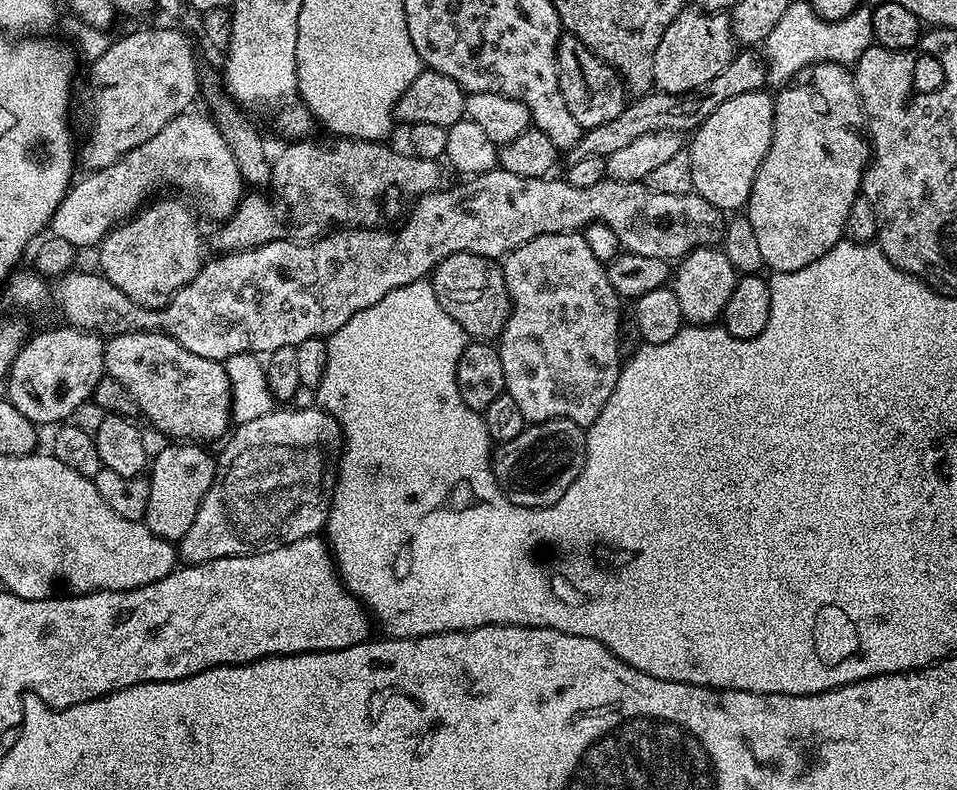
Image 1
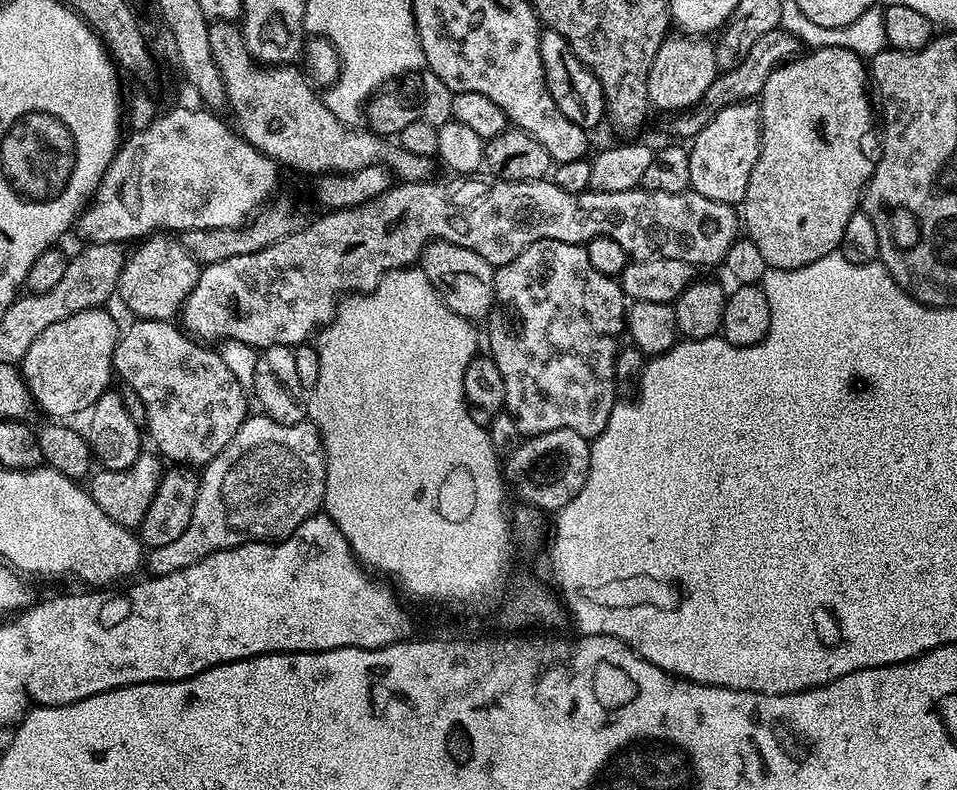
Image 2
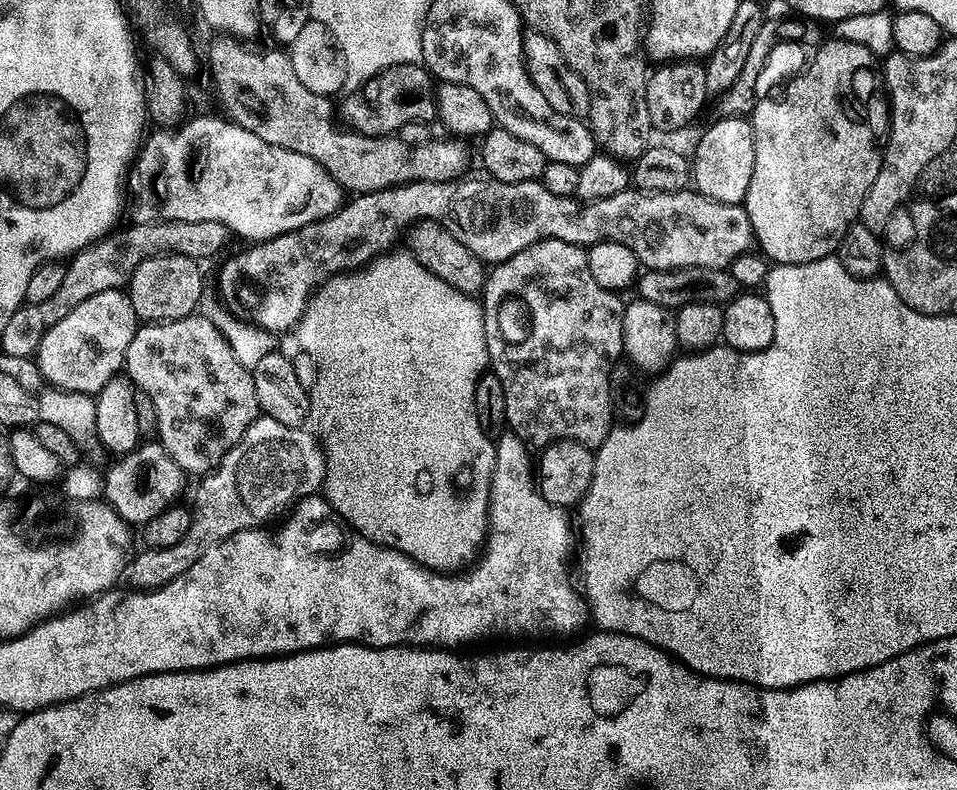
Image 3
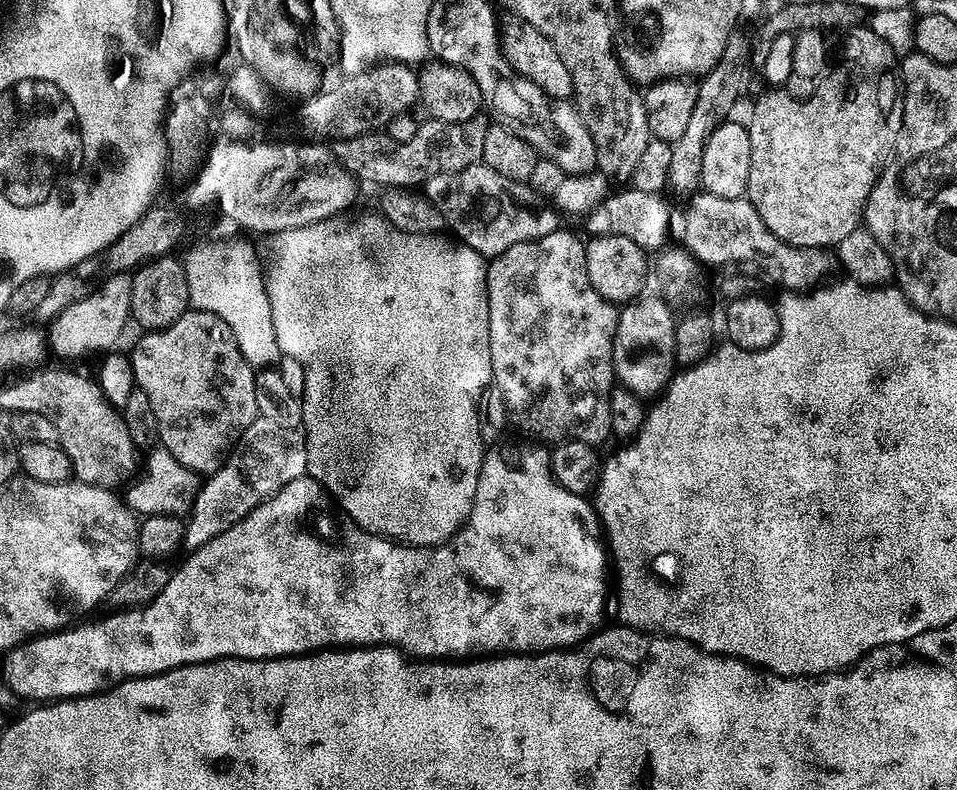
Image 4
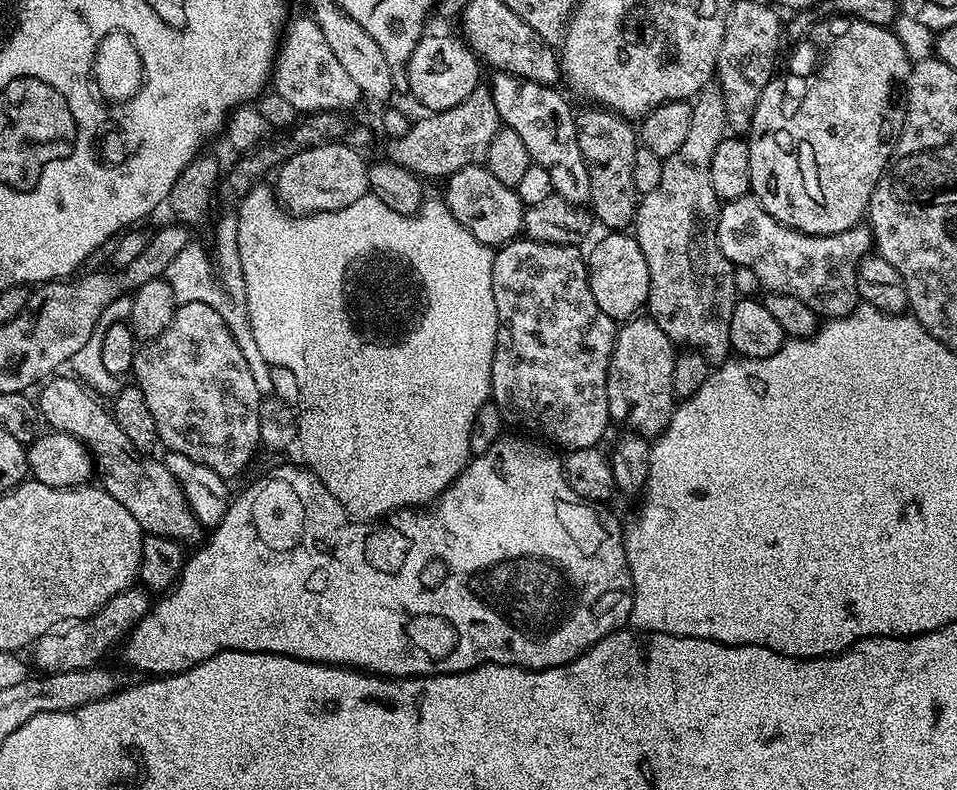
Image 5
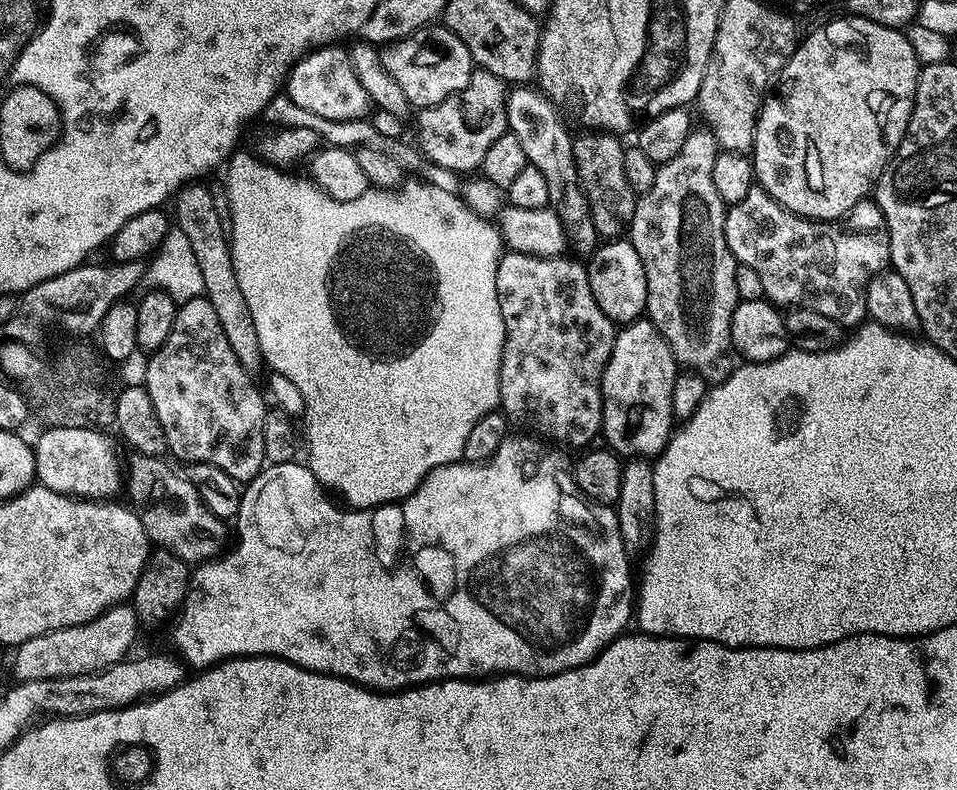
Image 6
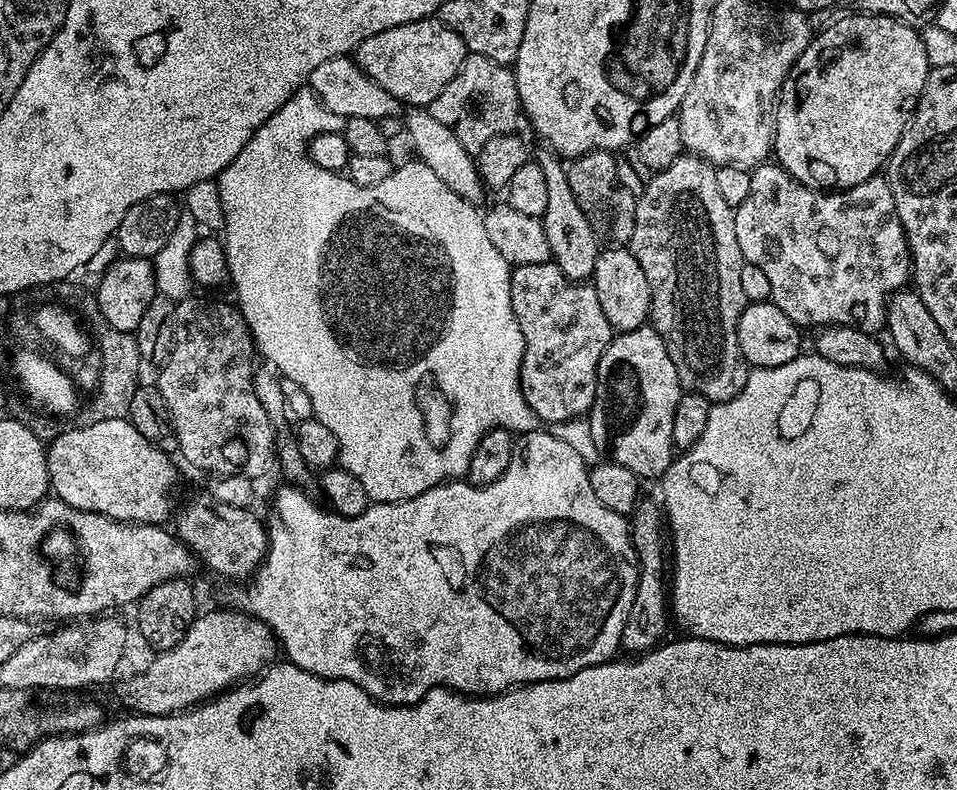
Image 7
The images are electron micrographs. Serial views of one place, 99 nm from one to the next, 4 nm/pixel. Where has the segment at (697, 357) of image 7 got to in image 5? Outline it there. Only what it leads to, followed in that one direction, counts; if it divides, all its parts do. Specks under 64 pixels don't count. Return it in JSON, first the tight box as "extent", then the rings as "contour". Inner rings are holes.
{"extent":[634,86,738,366],"contour":[[[709,86],[691,101],[690,131],[686,133],[686,142],[675,154],[670,154],[662,166],[662,180],[654,190],[639,197],[634,221],[634,235],[646,258],[650,270],[650,294],[646,305],[647,315],[673,342],[684,350],[700,352],[708,359],[709,365],[719,366],[729,359],[732,352],[730,342],[730,318],[738,293],[734,286],[734,265],[722,254],[716,241],[716,217],[718,201],[714,186],[710,182],[710,158],[718,150],[728,128],[724,114],[724,99],[719,87]]]}

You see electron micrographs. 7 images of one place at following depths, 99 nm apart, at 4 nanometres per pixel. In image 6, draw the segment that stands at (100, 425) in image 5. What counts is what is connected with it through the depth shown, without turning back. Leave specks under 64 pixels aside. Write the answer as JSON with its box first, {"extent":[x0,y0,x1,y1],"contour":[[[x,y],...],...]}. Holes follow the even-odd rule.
{"extent":[126,455,229,564],"contour":[[[133,455],[126,468],[126,492],[138,507],[149,543],[164,548],[189,564],[207,563],[227,547],[229,525],[204,504],[197,488],[183,473],[174,472],[163,457]]]}

